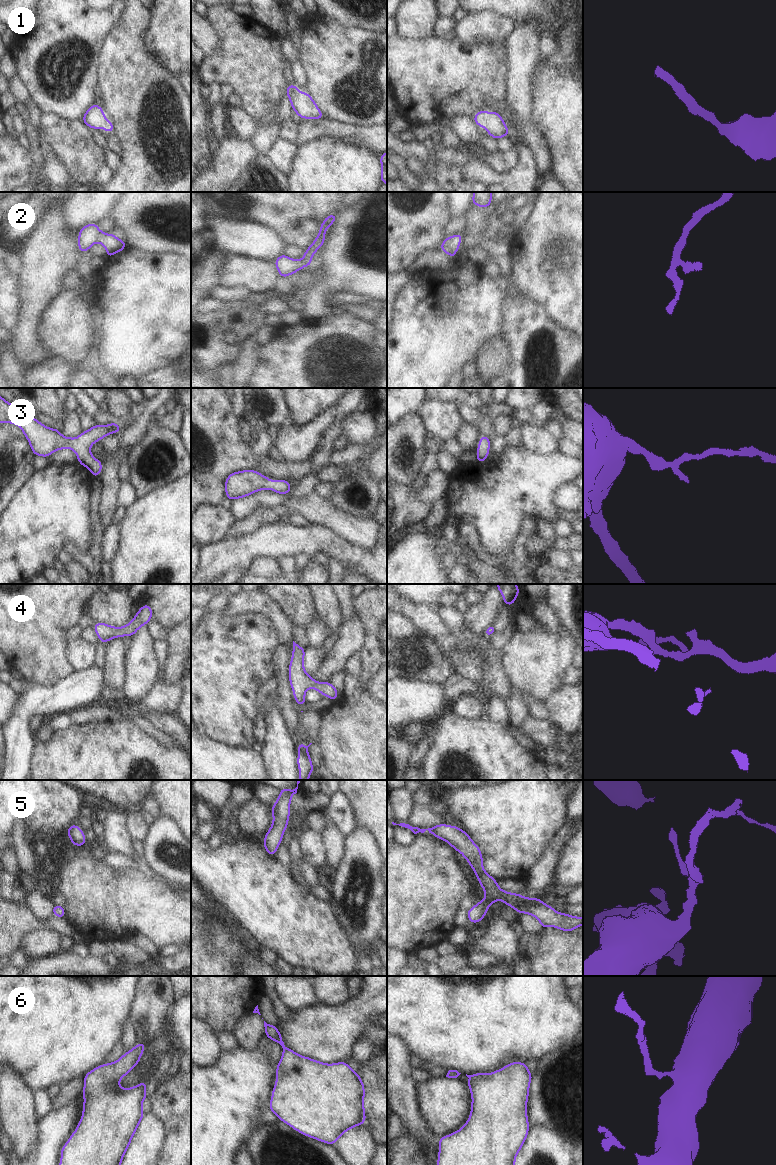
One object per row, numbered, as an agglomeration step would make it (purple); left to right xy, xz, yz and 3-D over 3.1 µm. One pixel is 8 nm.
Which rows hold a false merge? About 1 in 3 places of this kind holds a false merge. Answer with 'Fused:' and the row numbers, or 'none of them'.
Fused: none of them

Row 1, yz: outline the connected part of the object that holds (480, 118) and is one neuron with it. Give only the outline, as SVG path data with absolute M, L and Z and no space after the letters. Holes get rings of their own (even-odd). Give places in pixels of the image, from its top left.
M485 110L478 111L474 115L473 121L478 126L484 127L488 131L489 136L495 139L499 139L503 136L509 136L509 129L497 111L490 113L487 113Z

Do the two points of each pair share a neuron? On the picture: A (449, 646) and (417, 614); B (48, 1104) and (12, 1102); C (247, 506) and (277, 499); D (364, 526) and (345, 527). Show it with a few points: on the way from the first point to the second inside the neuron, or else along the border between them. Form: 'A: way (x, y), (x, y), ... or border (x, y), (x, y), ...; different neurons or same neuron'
A: way (442, 638), (425, 621); same neuron
B: border (33, 1091), (36, 1114), (38, 1116); different neurons
C: way (254, 501), (257, 499), (270, 499); same neuron
D: way (359, 527), (350, 527); same neuron

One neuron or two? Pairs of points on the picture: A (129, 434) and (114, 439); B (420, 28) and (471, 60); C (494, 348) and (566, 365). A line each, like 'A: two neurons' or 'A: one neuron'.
A: two neurons
B: two neurons
C: two neurons

